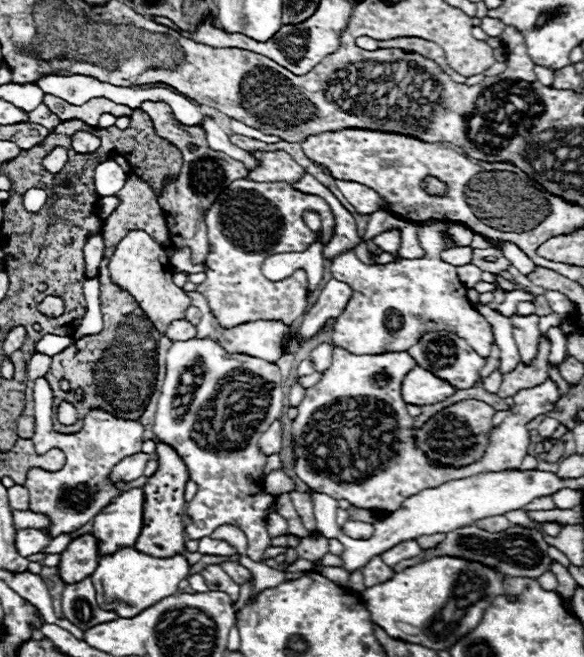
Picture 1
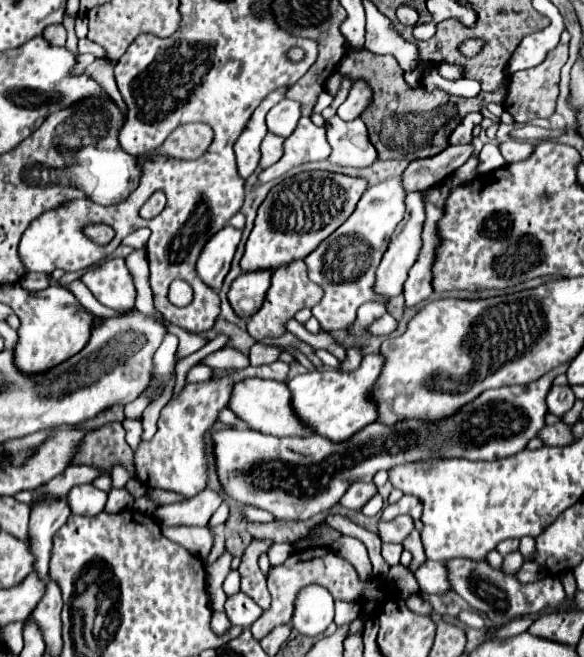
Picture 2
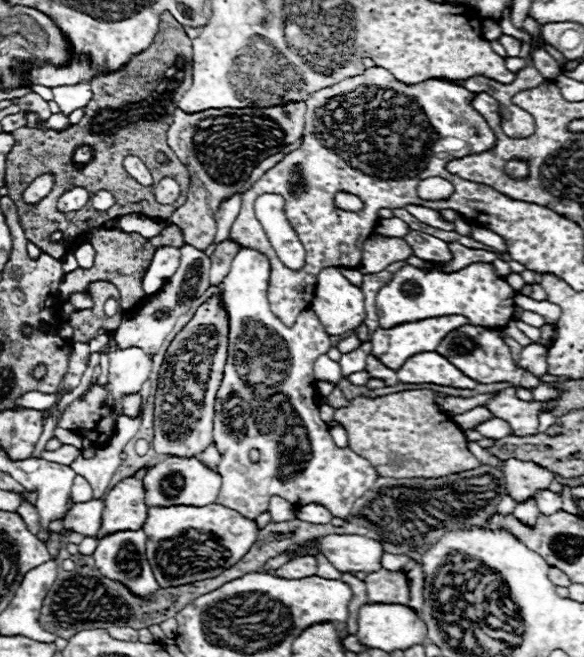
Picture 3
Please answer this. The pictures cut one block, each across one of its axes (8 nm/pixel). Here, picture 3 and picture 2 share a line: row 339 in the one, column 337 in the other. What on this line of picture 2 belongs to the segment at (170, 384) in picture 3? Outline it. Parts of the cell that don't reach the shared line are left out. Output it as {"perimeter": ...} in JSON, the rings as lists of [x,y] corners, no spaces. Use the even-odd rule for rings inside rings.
{"perimeter":[[[302,172],[276,184],[258,208],[254,228],[240,260],[242,272],[276,270],[284,264],[306,258],[322,240],[346,222],[366,188],[368,182],[362,178],[332,172]]]}

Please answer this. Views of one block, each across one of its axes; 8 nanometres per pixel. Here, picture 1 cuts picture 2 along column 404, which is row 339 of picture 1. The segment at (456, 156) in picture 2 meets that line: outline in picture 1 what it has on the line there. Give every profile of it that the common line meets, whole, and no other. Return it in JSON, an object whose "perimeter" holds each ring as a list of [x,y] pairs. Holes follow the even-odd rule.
{"perimeter":[[[176,320],[168,326],[168,330],[164,332],[172,342],[182,342],[182,340],[188,340],[188,338],[194,338],[196,336],[196,328],[188,322],[188,320]]]}

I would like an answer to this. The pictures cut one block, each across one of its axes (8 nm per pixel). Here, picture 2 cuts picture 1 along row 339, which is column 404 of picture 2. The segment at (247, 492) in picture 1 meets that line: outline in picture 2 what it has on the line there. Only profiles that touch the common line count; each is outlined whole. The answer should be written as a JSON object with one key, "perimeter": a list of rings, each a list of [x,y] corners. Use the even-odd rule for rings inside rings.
{"perimeter":[[[398,176],[368,188],[356,206],[356,212],[352,212],[352,216],[336,232],[332,232],[332,236],[328,236],[316,252],[304,258],[308,278],[324,288],[324,298],[312,308],[312,316],[320,322],[324,332],[348,328],[356,318],[358,306],[374,298],[374,272],[386,252],[394,228],[404,216],[404,196],[406,192],[400,186]]]}

